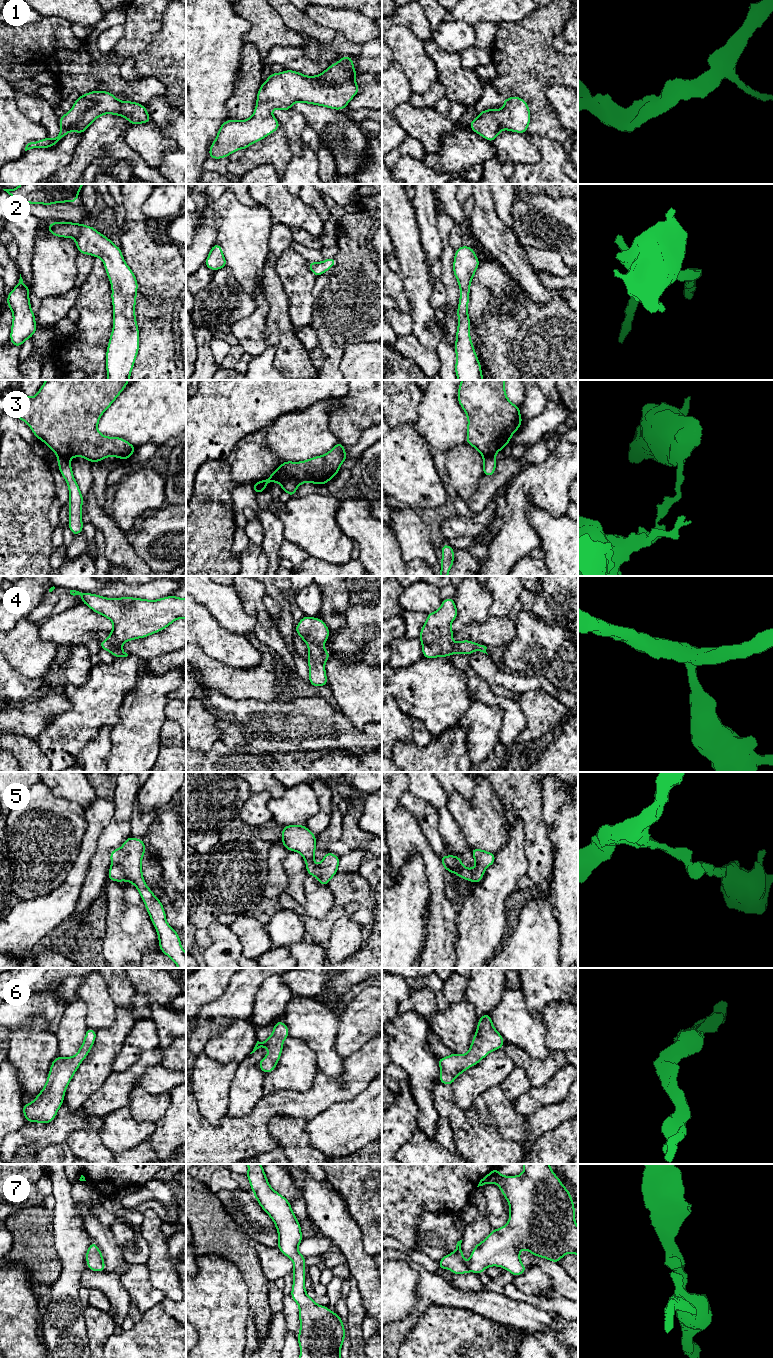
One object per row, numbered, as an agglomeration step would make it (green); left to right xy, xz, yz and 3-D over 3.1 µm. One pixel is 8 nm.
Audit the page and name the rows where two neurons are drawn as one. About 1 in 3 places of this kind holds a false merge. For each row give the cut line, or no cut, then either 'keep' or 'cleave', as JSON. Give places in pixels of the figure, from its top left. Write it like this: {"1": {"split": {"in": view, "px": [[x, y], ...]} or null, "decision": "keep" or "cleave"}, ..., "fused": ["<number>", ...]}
{"1": {"split": null, "decision": "keep"}, "2": {"split": null, "decision": "keep"}, "3": {"split": {"in": "xy", "px": [[58, 455], [69, 459]]}, "decision": "cleave"}, "4": {"split": null, "decision": "keep"}, "5": {"split": null, "decision": "keep"}, "6": {"split": null, "decision": "keep"}, "7": {"split": null, "decision": "keep"}, "fused": ["3"]}

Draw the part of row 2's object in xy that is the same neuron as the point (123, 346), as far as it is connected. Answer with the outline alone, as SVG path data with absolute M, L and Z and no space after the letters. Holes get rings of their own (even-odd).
M49 222L48 232L75 240L78 252L102 259L112 288L113 329L106 351L107 380L130 380L138 351L135 315L138 282L121 249L94 227L72 222Z

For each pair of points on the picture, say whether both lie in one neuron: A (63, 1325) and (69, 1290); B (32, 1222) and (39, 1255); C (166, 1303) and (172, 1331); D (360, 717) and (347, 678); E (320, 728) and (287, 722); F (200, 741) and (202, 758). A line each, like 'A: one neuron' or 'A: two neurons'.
A: one neuron
B: one neuron
C: two neurons
D: one neuron
E: one neuron
F: two neurons

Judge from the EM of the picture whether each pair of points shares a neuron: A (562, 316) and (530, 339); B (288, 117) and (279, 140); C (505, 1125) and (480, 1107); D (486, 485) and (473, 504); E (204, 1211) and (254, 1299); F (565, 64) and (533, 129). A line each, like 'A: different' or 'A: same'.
A: same
B: different
C: same
D: same
E: same
F: same

